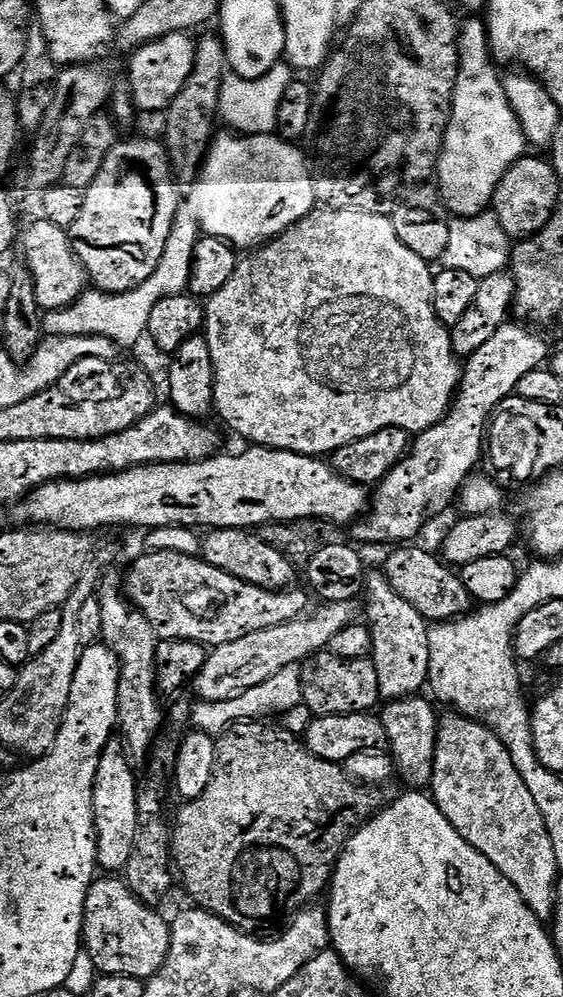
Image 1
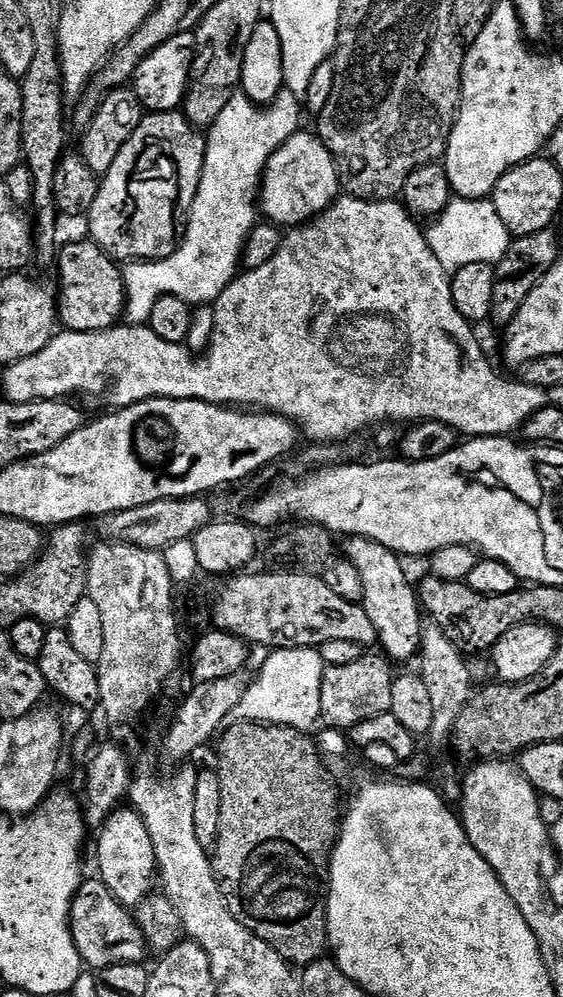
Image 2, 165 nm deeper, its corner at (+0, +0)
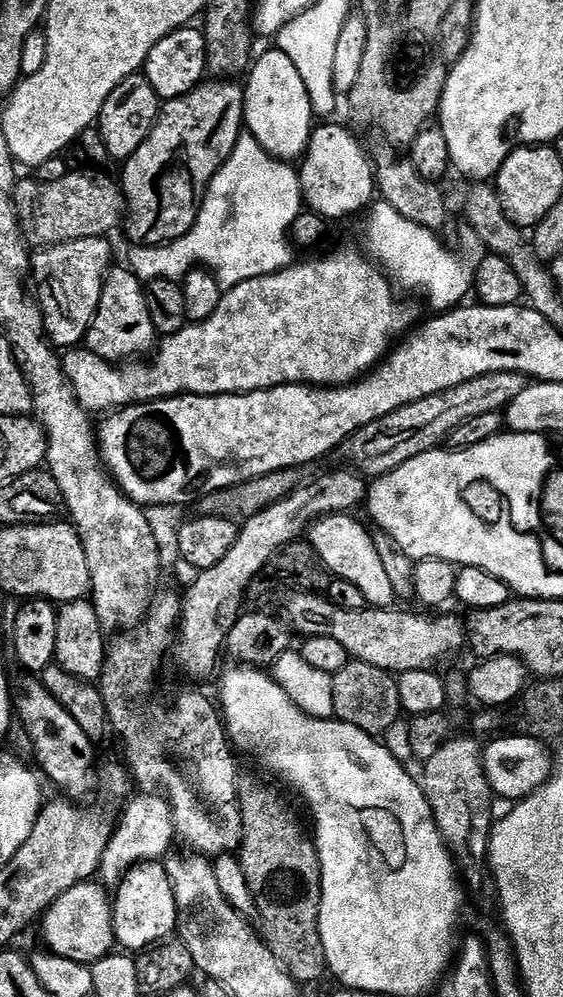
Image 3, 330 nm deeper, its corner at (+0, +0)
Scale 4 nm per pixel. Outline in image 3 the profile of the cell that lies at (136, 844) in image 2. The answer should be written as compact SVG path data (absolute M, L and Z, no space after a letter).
M163 863L134 864L114 889L116 896L114 892L112 921L116 931L116 942L121 949L139 954L161 940L169 939L176 932L176 899Z

